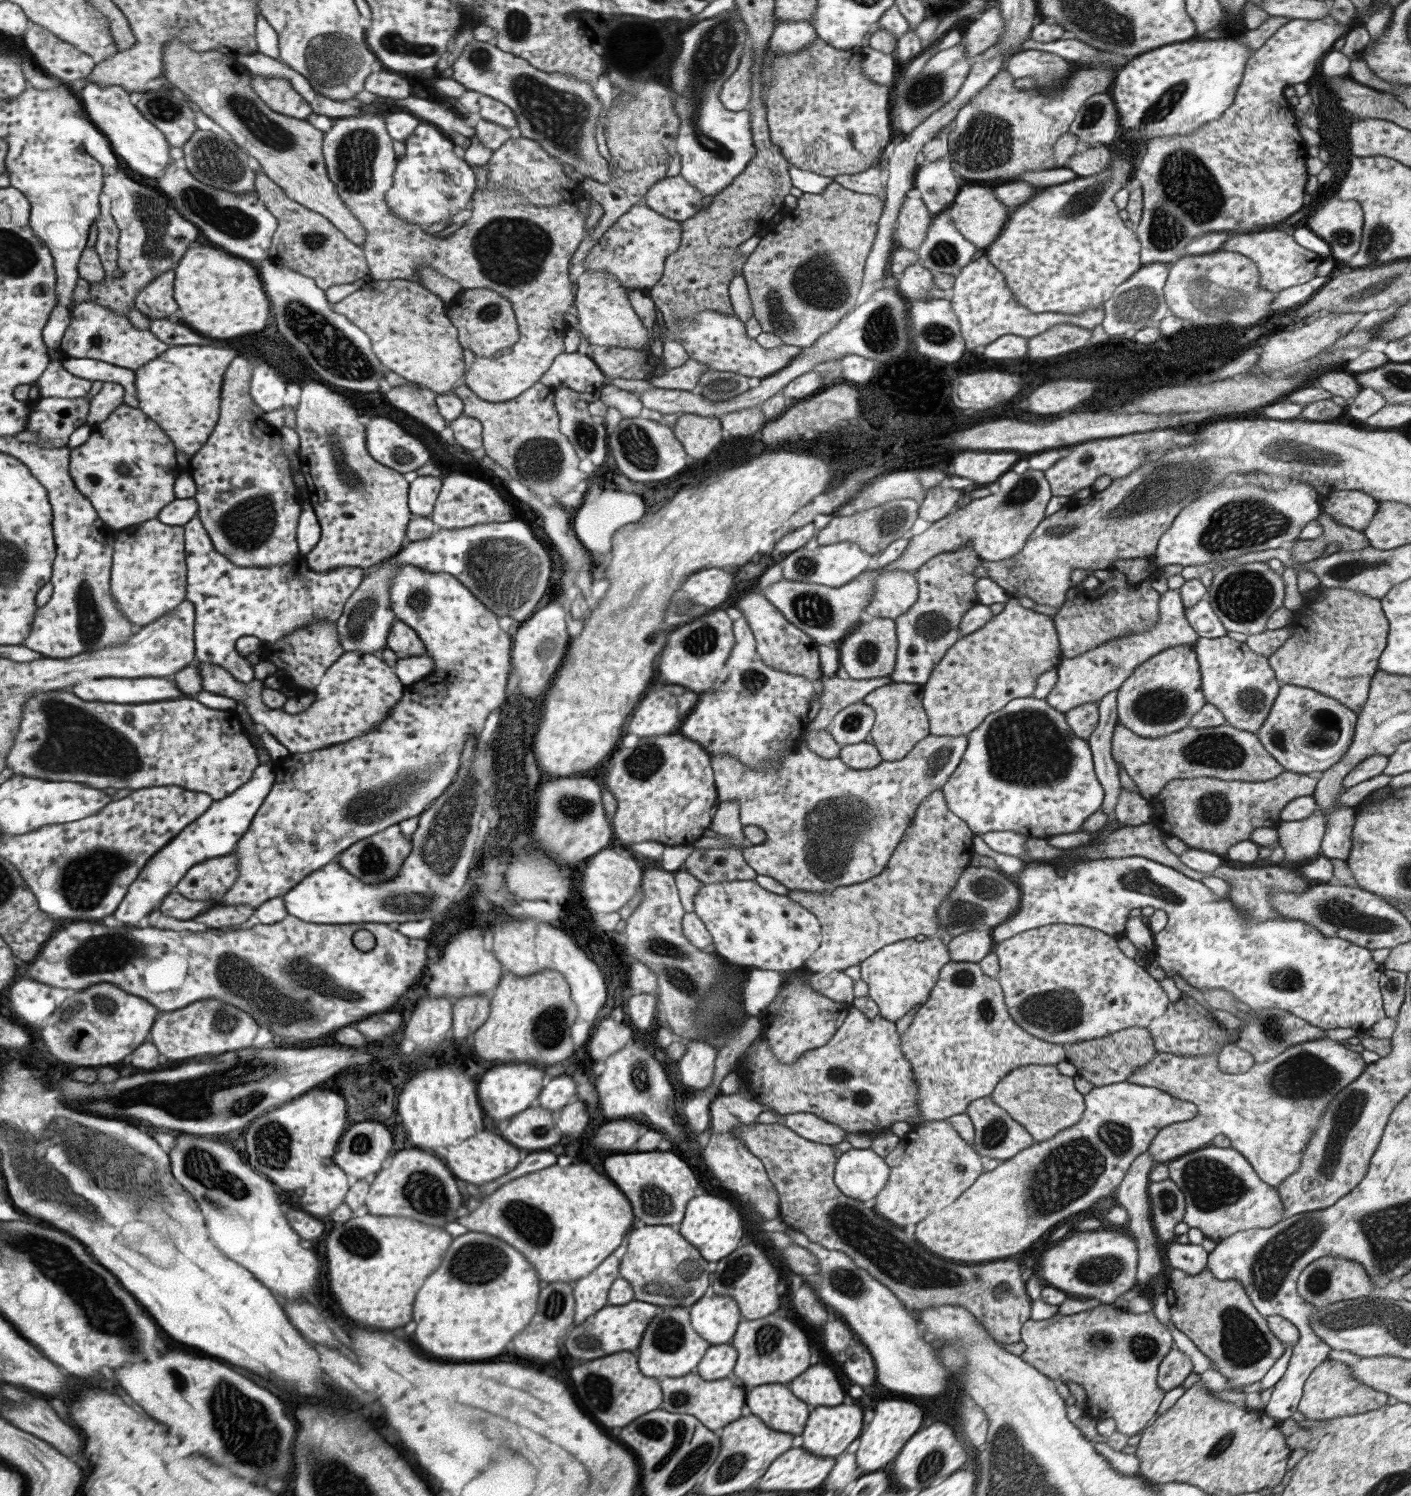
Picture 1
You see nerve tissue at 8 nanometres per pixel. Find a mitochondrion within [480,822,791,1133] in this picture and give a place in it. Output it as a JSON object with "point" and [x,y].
{"point":[674,959]}

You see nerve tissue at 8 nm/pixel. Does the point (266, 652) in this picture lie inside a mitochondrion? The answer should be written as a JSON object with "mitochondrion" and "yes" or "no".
{"mitochondrion":"no"}

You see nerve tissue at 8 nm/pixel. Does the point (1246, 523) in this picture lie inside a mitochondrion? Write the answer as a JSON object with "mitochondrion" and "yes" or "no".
{"mitochondrion":"yes"}

